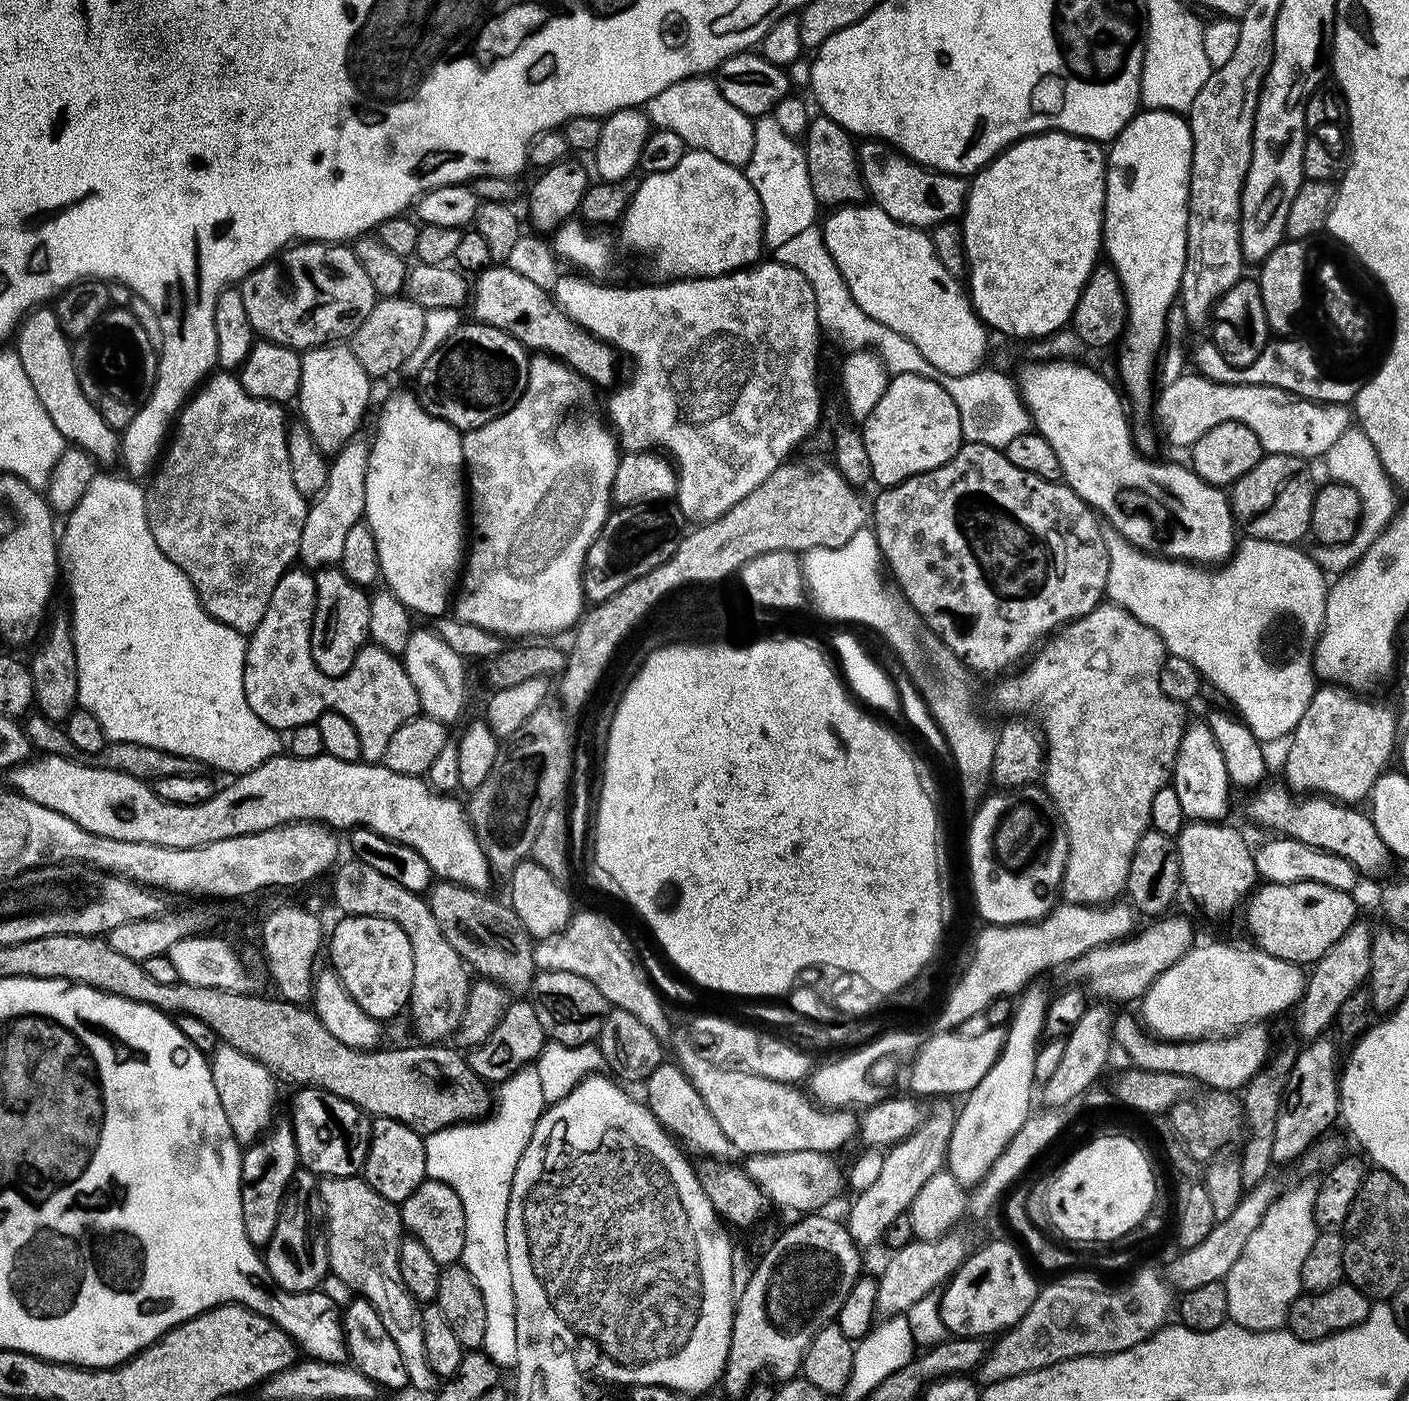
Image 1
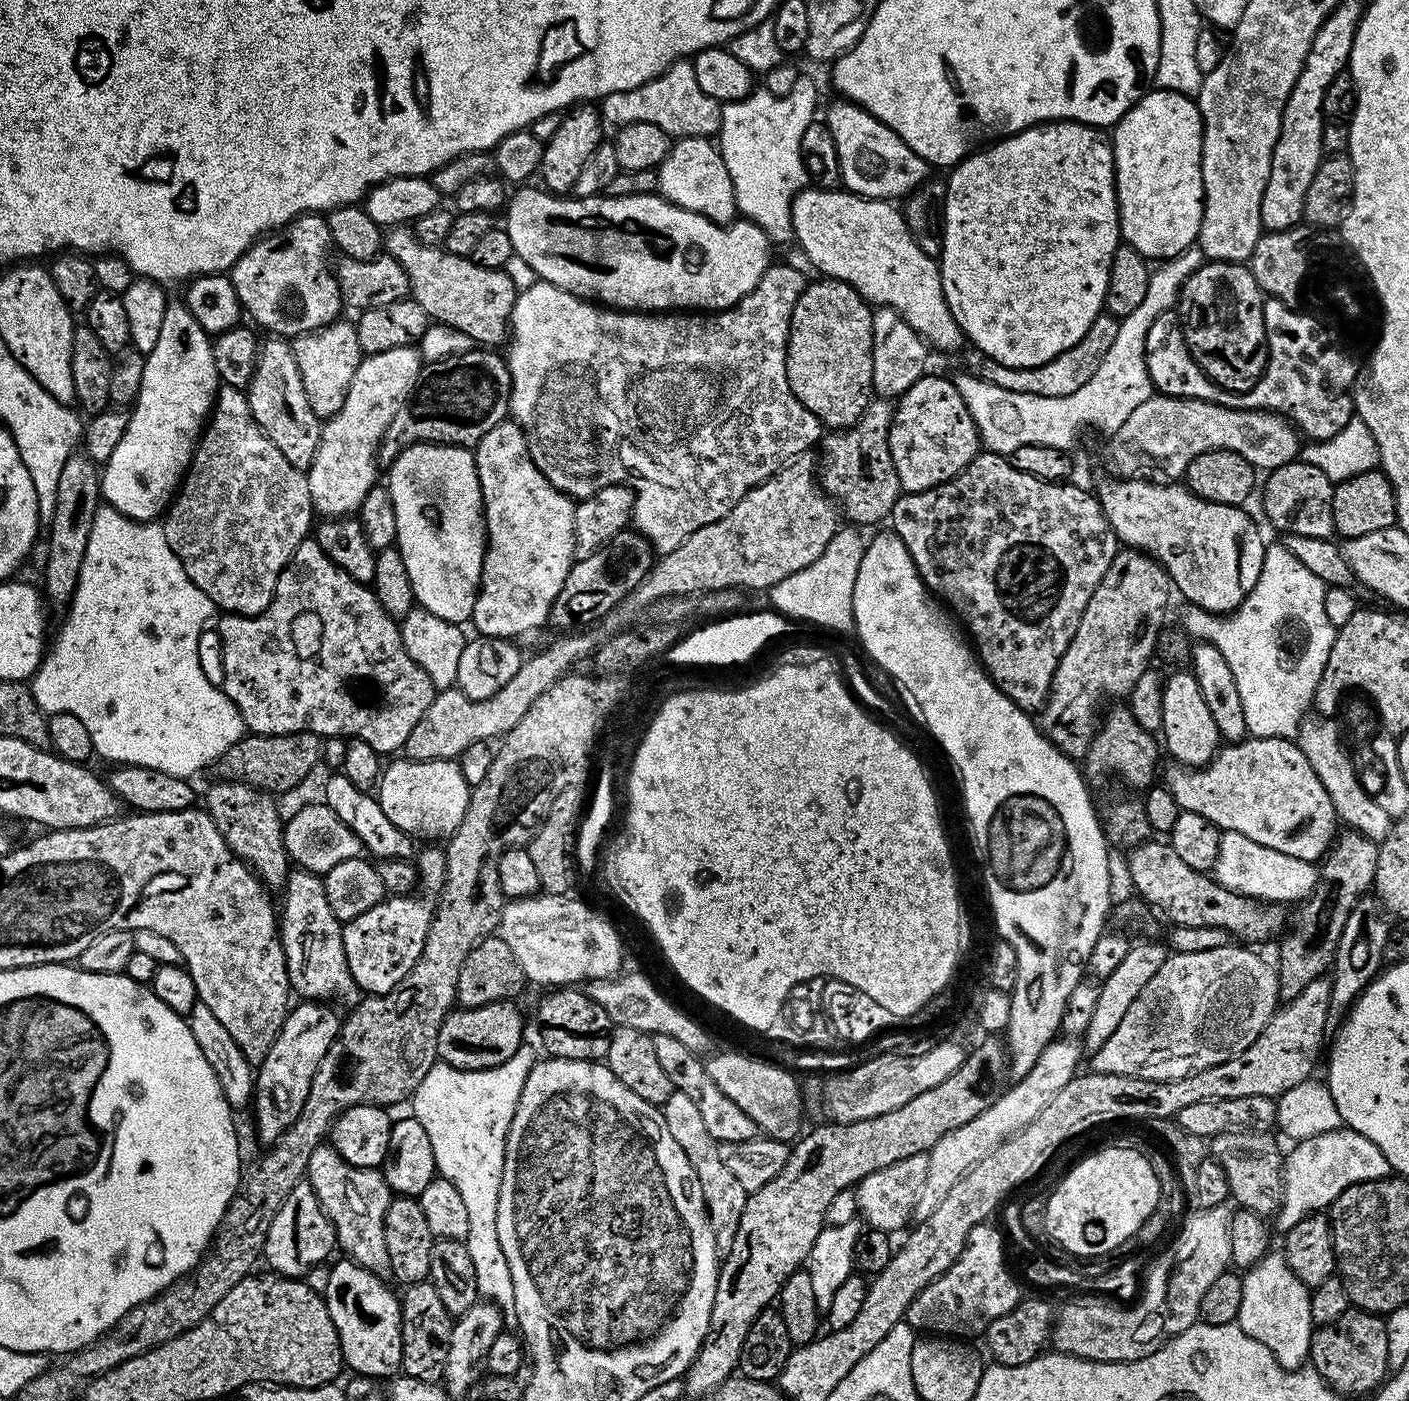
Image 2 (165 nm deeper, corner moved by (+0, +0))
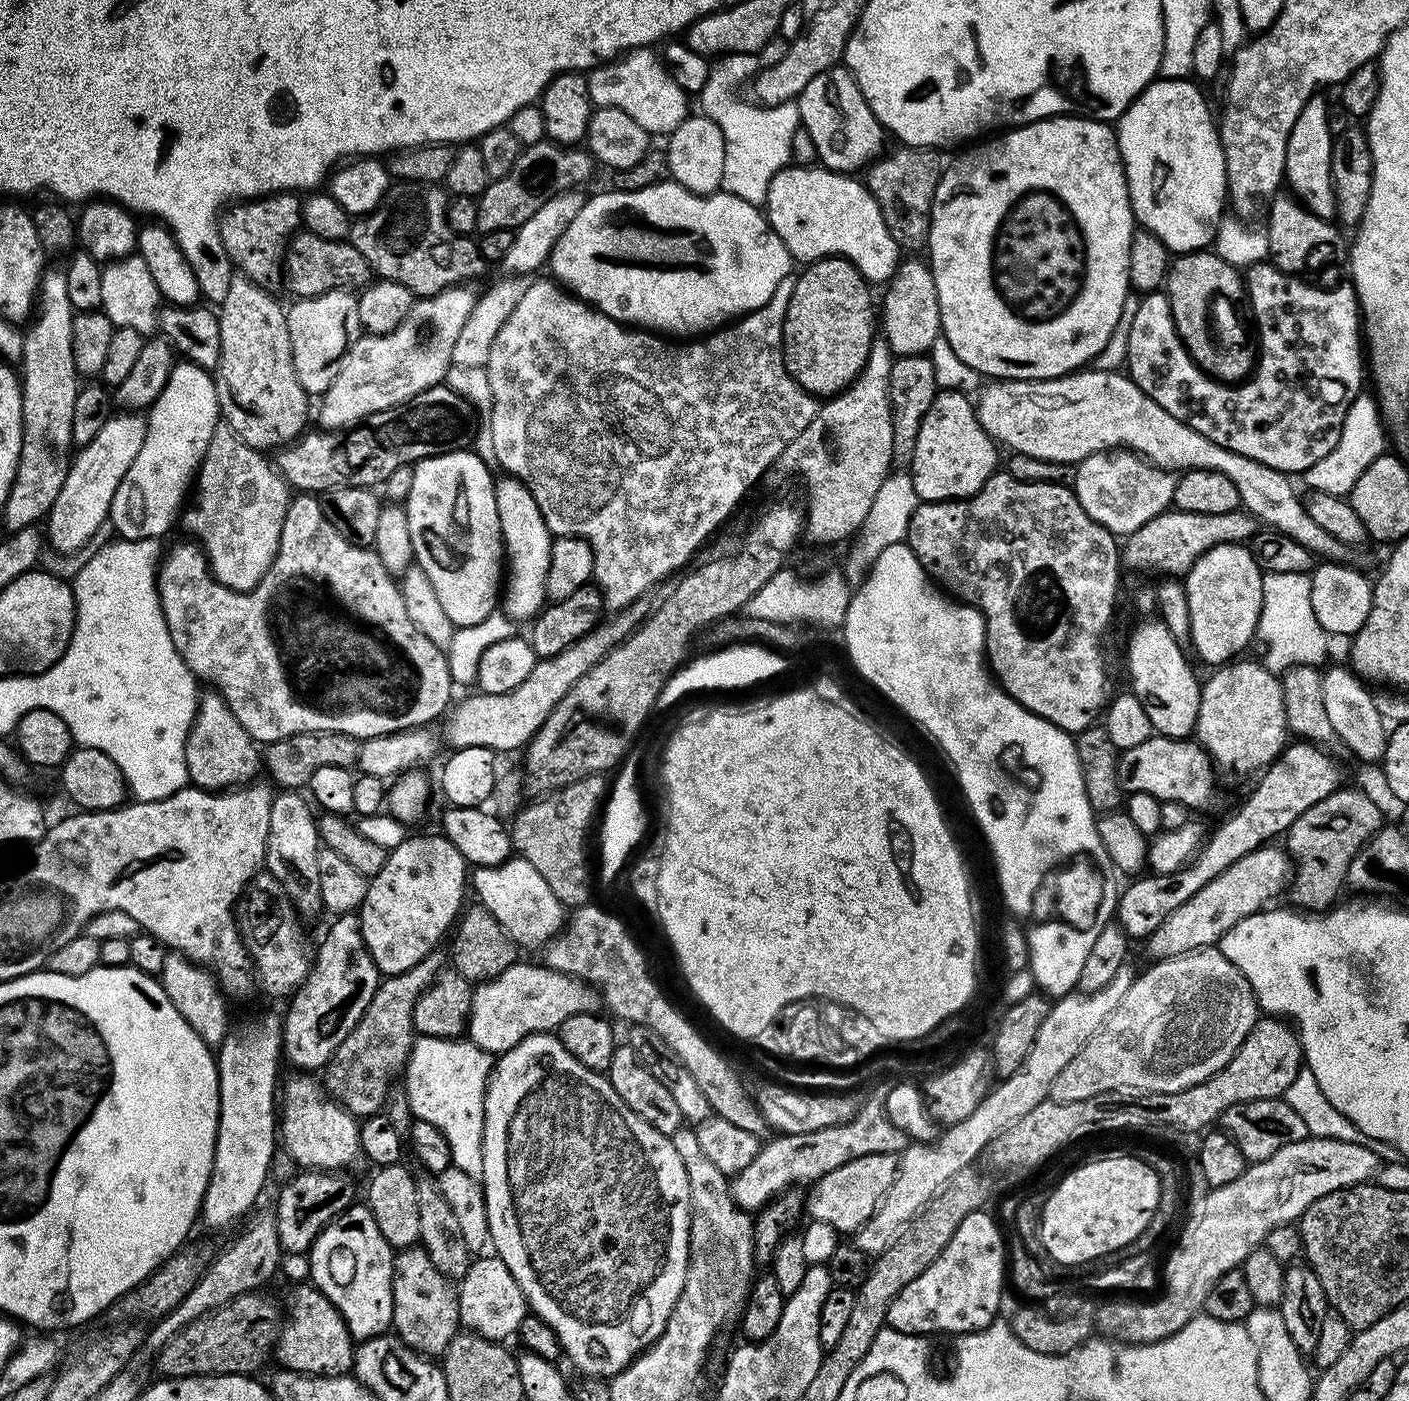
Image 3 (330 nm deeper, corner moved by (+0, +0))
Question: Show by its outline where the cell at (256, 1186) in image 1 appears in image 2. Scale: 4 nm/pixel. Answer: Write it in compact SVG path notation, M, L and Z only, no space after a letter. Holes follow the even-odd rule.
M300 1002L284 1020L282 1030L270 1046L266 1058L254 1072L254 1109L256 1108L256 1136L264 1146L275 1144L280 1135L302 1114L302 1105L310 1090L318 1062L326 1058L326 1050L334 1042L342 1020L324 1002Z

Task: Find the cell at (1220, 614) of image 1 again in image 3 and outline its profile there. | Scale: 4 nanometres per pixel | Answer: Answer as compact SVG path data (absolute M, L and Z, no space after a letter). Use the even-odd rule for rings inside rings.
M1267 573L1262 586L1262 610L1256 627L1255 643L1264 651L1265 668L1283 674L1289 667L1299 664L1320 666L1328 652L1329 633L1314 618L1314 606L1310 606L1311 579L1305 574Z

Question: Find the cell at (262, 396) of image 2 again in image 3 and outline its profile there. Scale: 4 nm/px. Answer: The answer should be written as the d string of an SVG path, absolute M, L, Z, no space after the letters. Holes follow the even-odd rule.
M233 275L230 290L226 290L218 304L222 350L220 361L214 369L216 397L223 423L236 432L242 442L265 454L271 453L271 448L287 448L289 444L300 439L309 427L310 396L298 382L298 374L294 370L288 313L285 305L280 305L272 296L275 295L269 289L259 288L253 280L248 280L244 275Z

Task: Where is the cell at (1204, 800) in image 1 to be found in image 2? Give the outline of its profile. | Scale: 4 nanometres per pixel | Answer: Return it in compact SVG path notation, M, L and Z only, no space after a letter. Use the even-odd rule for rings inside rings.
M1173 671L1164 681L1164 693L1162 694L1162 744L1173 756L1177 765L1186 768L1203 768L1205 764L1211 764L1216 753L1222 747L1222 741L1218 734L1218 726L1214 726L1214 718L1202 699L1202 690L1198 682L1192 677L1191 671Z

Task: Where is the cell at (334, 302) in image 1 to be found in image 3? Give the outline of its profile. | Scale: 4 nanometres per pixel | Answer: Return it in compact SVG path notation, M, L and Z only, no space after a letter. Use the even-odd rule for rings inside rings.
M273 192L255 200L233 203L221 211L220 241L233 265L259 288L276 290L282 284L286 241L295 236L300 223L301 197L296 192Z

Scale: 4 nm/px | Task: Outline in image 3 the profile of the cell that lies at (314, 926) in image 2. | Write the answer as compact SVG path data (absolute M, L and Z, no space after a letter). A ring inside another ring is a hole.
M284 790L272 797L264 868L286 890L297 912L308 917L316 911L319 913L322 908L318 890L318 854L322 845L317 817L312 817L313 805L300 795L296 790Z

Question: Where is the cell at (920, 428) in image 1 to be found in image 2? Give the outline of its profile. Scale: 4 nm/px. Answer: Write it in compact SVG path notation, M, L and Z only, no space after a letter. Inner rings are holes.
M921 376L910 390L906 390L895 401L890 430L890 458L894 458L894 470L898 470L898 482L905 493L930 490L950 478L954 478L981 451L980 431L976 428L962 394L958 394L955 383L944 376Z

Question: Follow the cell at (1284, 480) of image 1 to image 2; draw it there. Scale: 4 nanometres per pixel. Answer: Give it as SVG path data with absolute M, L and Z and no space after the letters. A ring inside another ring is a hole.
M1302 458L1291 460L1267 473L1268 481L1264 484L1264 516L1280 531L1280 534L1293 532L1306 538L1333 539L1334 510L1332 509L1332 489L1334 482L1310 466Z

